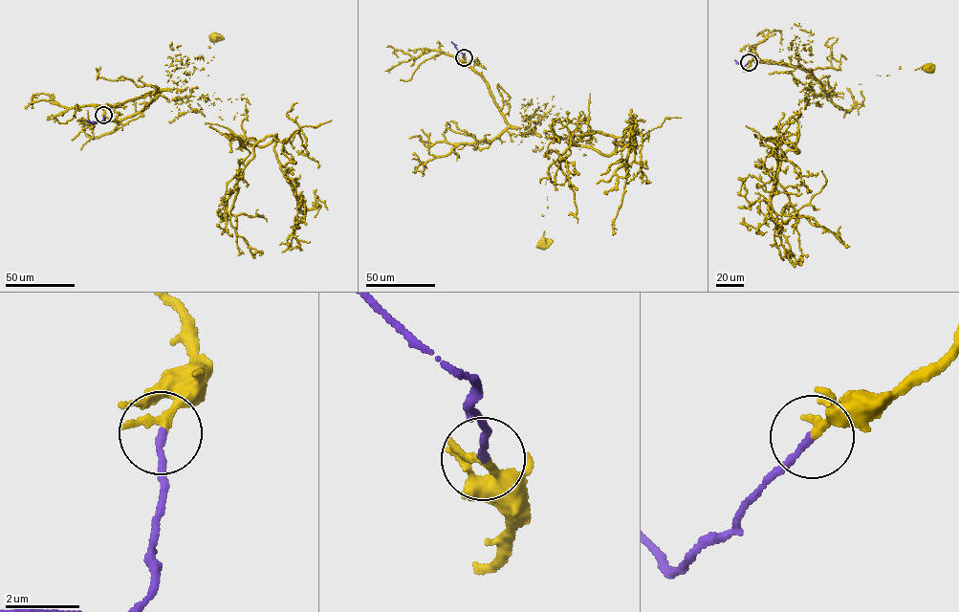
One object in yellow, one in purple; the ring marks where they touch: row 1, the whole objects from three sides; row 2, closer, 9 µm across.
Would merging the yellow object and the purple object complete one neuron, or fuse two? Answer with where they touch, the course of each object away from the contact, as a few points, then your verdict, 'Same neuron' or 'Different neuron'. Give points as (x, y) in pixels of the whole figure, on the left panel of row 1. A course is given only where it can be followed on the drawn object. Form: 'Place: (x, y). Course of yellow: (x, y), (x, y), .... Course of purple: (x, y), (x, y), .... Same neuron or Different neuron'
Place: (103, 115). Course of yellow: (103, 115), (103, 107), (158, 90), (179, 90), (191, 108), (209, 105), (213, 36). Course of purple: (103, 115), (102, 121), (89, 120). Same neuron

